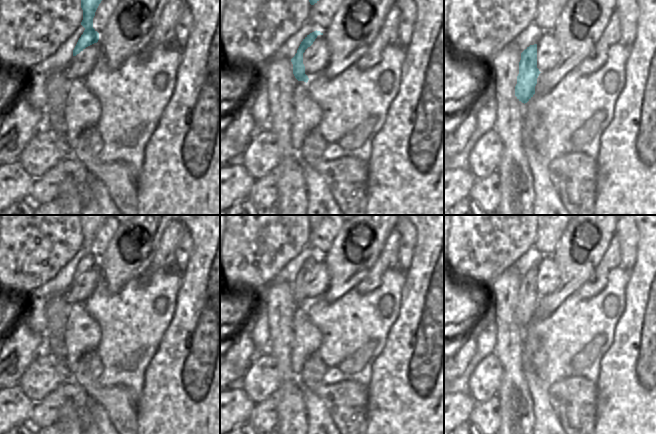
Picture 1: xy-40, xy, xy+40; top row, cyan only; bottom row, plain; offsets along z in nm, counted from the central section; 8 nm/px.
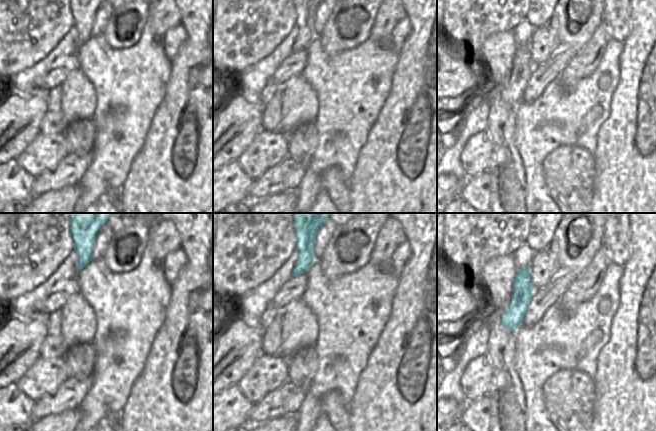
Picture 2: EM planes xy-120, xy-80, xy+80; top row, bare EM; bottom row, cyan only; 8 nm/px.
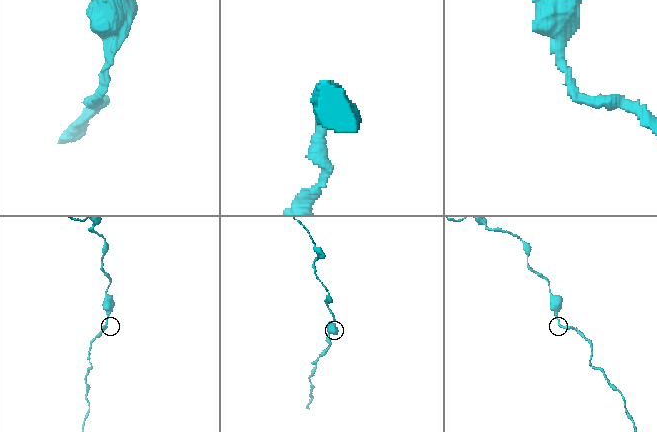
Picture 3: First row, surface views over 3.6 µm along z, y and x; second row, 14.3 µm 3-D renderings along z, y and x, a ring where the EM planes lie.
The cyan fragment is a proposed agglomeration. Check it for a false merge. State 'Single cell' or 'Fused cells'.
Single cell

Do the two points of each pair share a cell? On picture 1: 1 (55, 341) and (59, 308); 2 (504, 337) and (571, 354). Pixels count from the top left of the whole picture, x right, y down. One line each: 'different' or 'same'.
1: same
2: different

